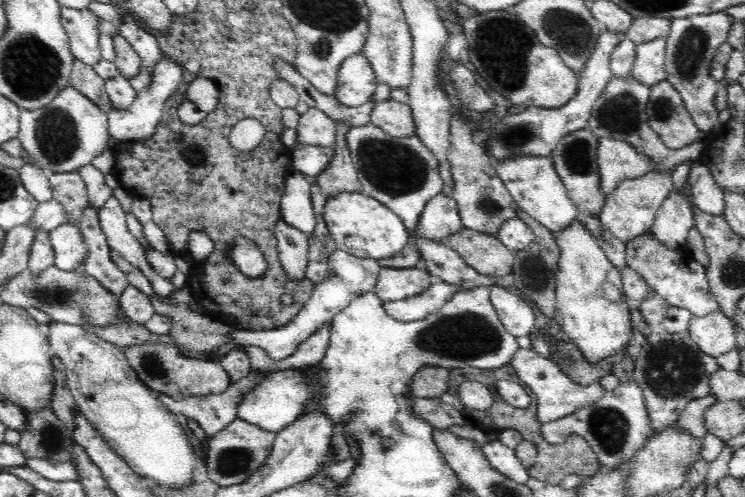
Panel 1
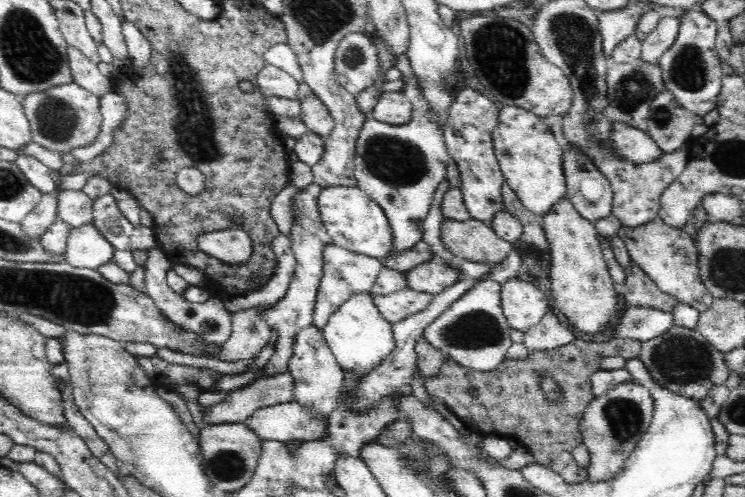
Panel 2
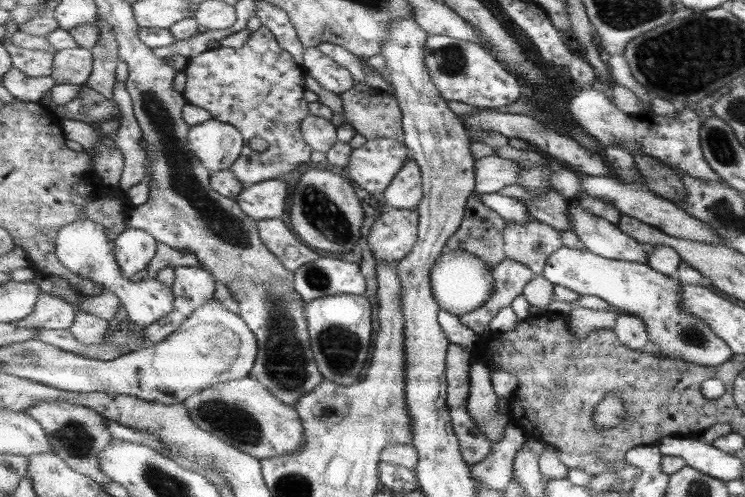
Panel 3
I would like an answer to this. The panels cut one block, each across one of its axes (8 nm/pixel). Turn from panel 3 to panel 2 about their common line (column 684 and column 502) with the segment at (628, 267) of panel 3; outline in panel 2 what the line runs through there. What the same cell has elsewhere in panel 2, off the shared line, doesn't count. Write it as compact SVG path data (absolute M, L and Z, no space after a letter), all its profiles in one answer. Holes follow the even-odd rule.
M486 279L472 287L437 320L426 326L421 339L425 339L430 346L460 366L488 372L508 359L513 344L510 330L512 327L501 309L501 284Z

